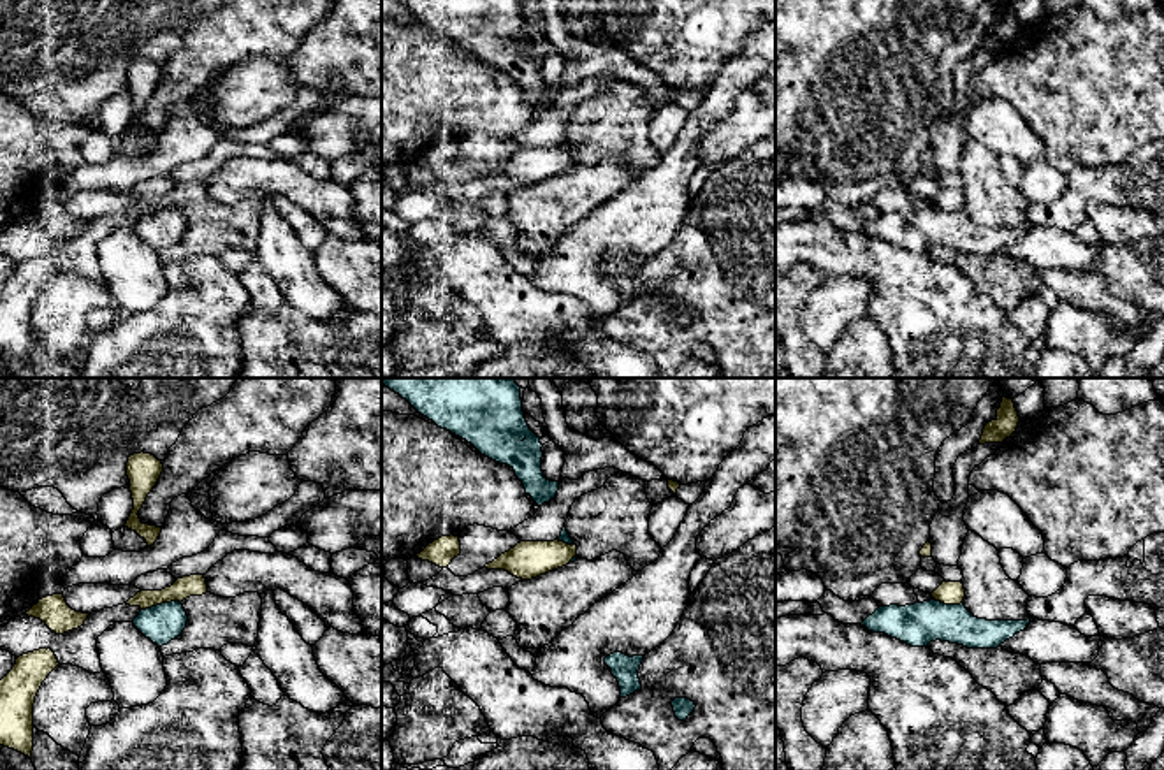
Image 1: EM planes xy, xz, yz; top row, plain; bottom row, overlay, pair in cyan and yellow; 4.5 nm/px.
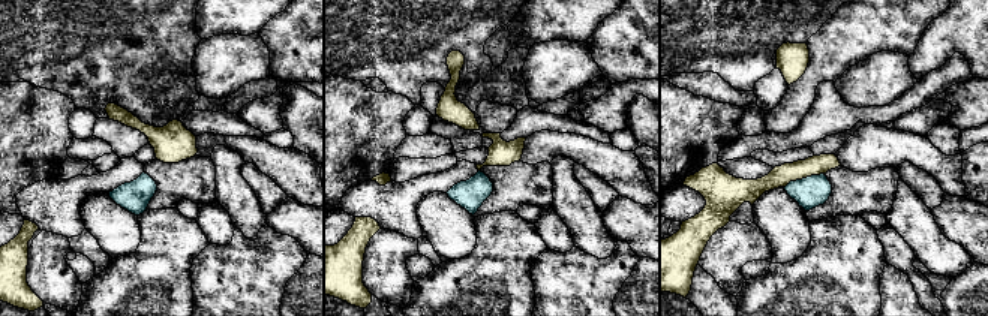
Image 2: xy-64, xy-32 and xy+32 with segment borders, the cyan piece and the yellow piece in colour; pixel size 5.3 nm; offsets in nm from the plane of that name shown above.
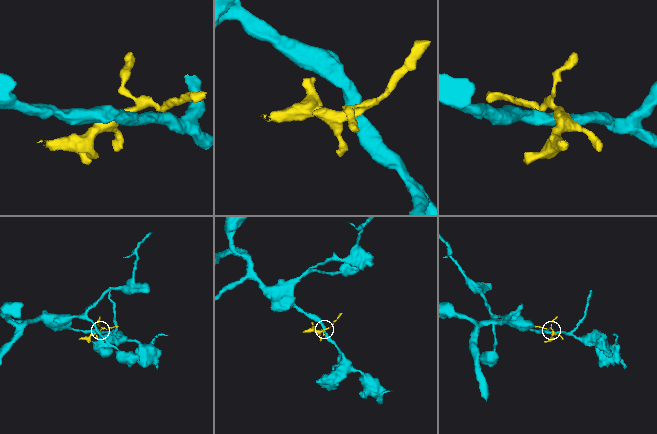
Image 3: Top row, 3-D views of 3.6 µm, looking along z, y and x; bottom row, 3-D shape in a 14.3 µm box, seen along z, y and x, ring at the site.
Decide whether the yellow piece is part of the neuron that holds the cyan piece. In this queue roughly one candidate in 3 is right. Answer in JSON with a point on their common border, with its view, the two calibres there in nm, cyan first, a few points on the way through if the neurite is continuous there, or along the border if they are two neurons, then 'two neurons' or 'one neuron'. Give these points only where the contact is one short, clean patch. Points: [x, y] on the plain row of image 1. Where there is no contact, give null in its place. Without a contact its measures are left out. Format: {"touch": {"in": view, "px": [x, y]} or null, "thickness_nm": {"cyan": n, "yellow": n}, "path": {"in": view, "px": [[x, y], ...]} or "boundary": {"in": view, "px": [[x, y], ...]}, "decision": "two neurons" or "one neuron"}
{"touch": {"in": "xy", "px": [162, 210]}, "thickness_nm": {"cyan": 170, "yellow": 100}, "boundary": {"in": "xy", "px": [[180, 208], [162, 208], [141, 217]]}, "decision": "two neurons"}

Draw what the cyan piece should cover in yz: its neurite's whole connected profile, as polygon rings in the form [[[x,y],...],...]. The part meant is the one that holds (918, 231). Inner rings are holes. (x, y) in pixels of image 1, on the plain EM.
[[[930,206],[914,211],[879,213],[862,232],[884,239],[911,253],[927,253],[941,246],[967,255],[997,255],[1027,234],[1027,227],[986,227],[974,223],[964,209],[944,211]]]

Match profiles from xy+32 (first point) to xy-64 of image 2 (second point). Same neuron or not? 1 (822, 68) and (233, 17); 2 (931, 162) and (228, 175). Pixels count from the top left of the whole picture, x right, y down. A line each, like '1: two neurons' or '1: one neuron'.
1: one neuron
2: two neurons

